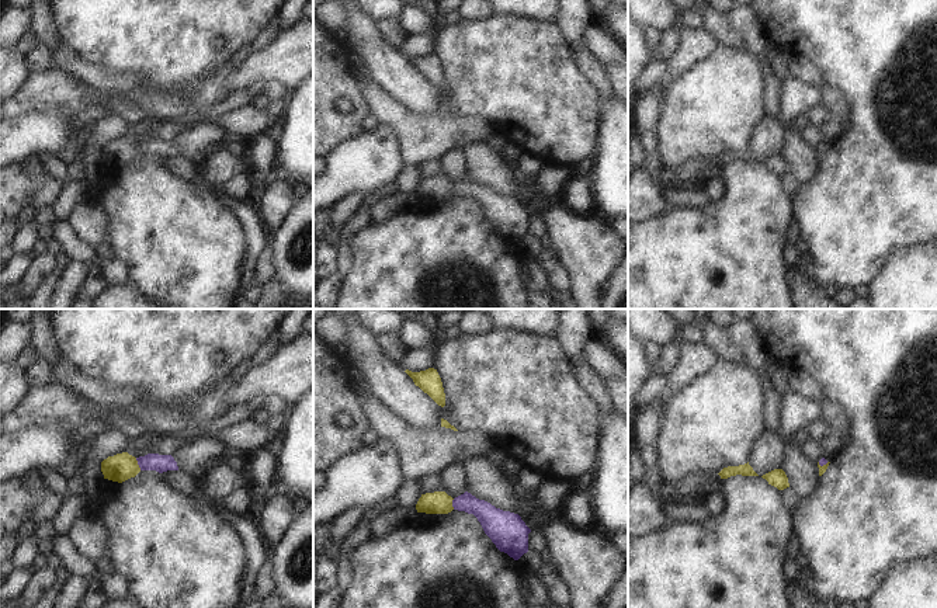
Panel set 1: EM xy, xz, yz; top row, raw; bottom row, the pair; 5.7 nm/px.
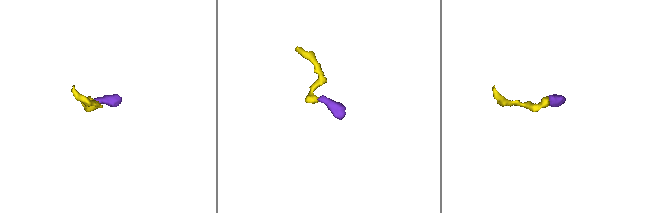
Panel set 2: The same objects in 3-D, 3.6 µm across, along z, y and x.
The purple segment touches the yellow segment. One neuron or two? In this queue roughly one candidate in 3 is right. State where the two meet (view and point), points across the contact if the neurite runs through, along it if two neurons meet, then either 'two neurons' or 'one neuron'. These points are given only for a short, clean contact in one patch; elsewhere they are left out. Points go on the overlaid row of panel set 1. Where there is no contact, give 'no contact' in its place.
xy (138, 464) | across xy (160, 464), (138, 464), (121, 466) | one neuron

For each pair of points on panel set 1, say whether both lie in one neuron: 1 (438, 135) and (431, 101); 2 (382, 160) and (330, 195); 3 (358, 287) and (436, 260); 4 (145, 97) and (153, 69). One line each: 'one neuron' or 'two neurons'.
1: two neurons
2: one neuron
3: one neuron
4: two neurons

